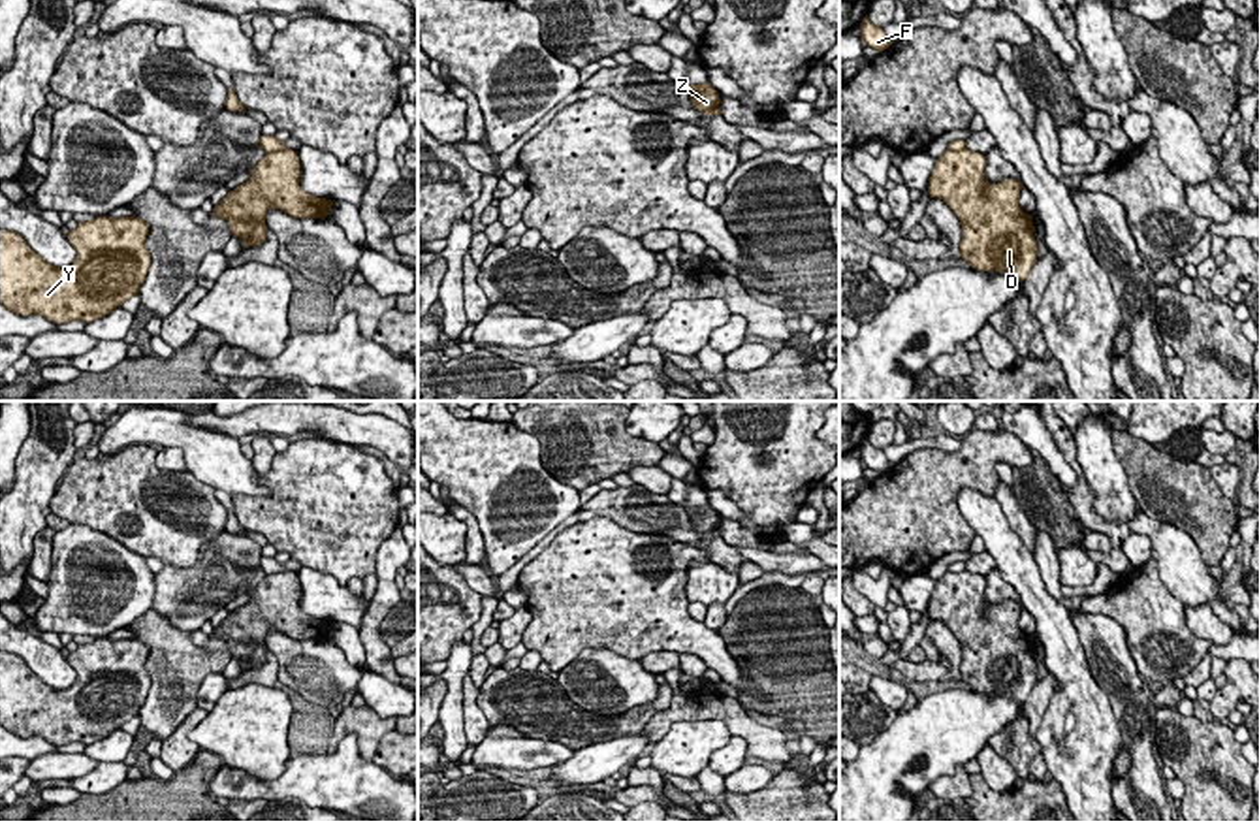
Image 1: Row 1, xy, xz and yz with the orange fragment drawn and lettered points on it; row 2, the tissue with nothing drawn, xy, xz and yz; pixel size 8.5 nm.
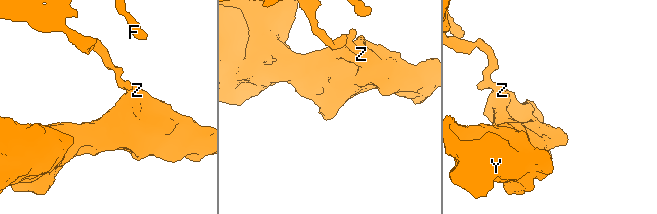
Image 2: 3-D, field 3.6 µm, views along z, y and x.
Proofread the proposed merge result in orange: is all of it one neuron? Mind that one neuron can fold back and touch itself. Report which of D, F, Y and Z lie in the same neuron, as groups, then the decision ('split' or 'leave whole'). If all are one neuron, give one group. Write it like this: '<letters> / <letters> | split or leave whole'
D Y Z / F | split

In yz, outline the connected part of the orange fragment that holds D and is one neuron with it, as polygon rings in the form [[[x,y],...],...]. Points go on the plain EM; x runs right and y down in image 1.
[[[947,571],[933,588],[928,614],[943,621],[962,646],[960,678],[977,693],[1011,695],[1026,702],[1037,684],[1035,648],[1018,627],[1016,601],[997,608],[984,601],[986,578]]]

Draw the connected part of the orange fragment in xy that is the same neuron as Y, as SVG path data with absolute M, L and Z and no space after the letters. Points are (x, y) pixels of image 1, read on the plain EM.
M96 638L79 644L66 657L77 672L73 685L55 689L32 672L19 655L0 652L0 725L15 736L41 736L55 746L72 742L88 746L104 740L134 716L139 716L151 689L147 657L149 646L139 638Z

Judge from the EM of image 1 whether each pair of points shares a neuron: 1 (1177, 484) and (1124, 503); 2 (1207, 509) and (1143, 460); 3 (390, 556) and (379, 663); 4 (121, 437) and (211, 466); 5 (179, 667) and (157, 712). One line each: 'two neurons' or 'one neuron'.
1: two neurons
2: one neuron
3: one neuron
4: one neuron
5: one neuron

